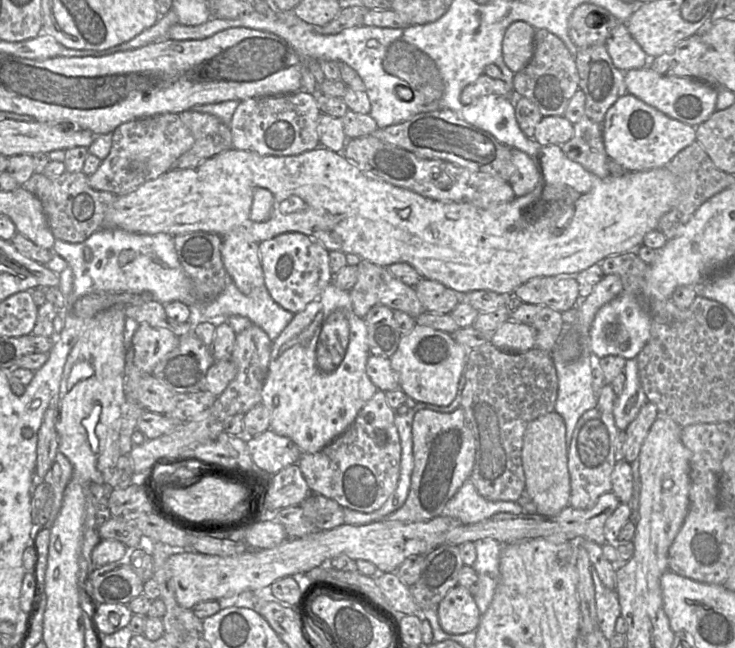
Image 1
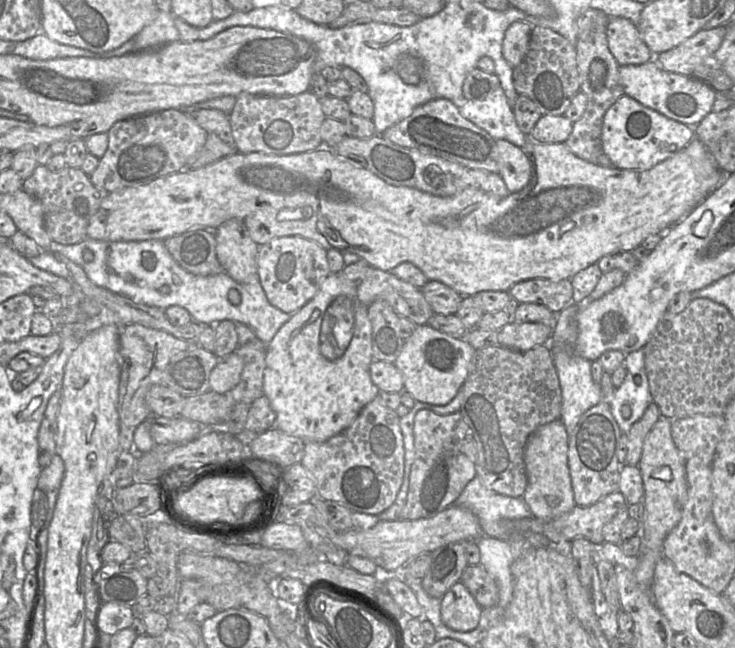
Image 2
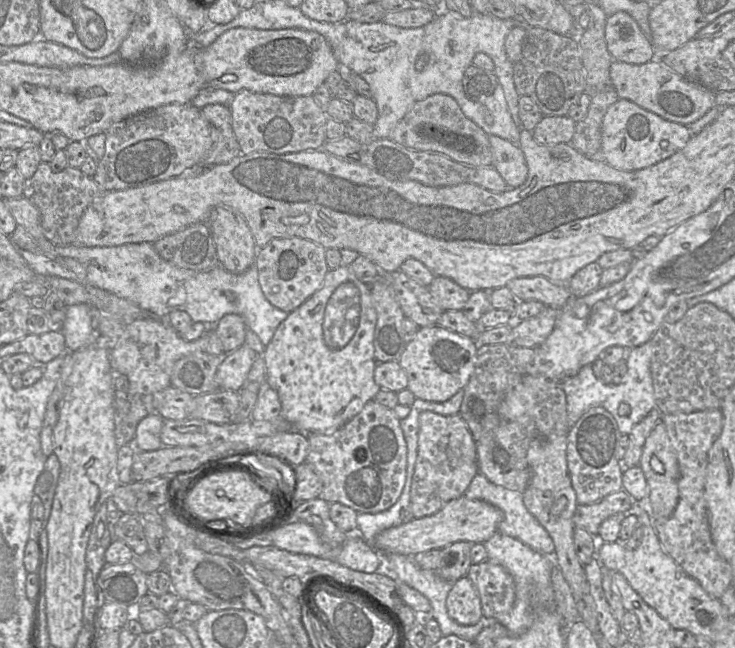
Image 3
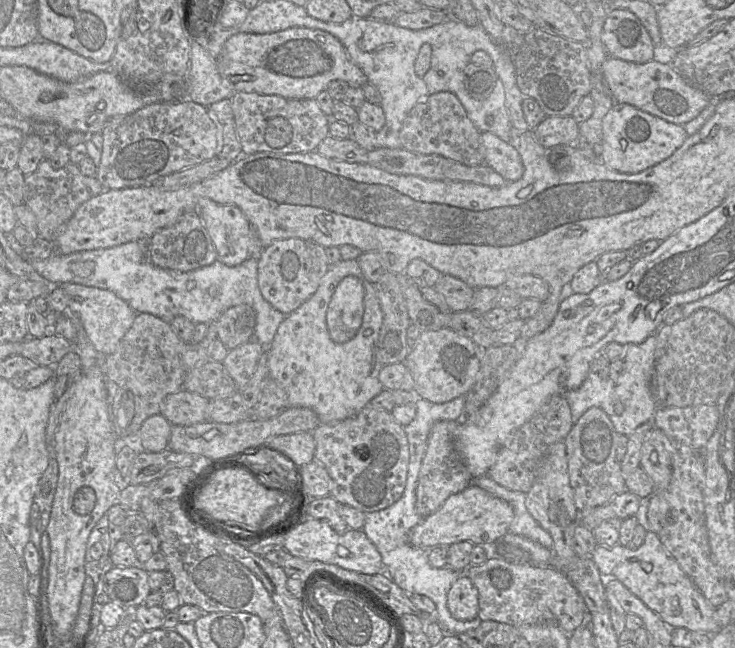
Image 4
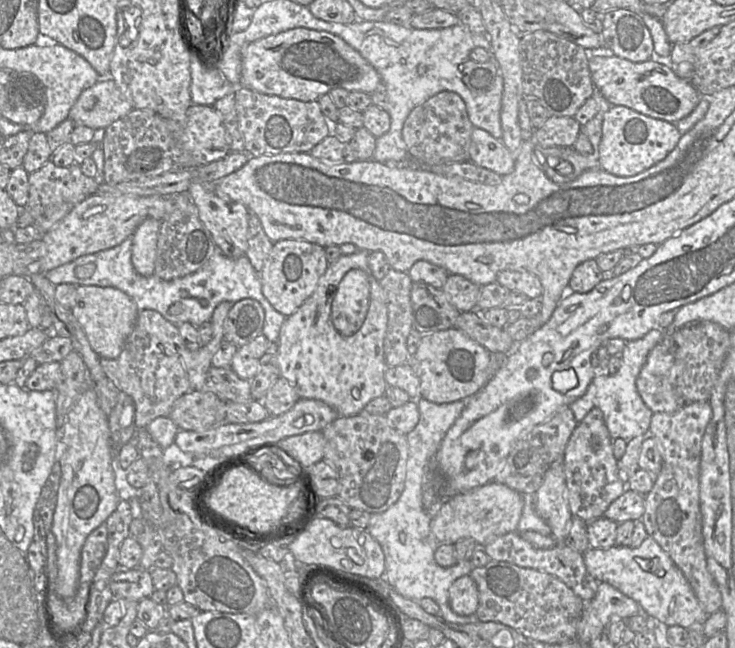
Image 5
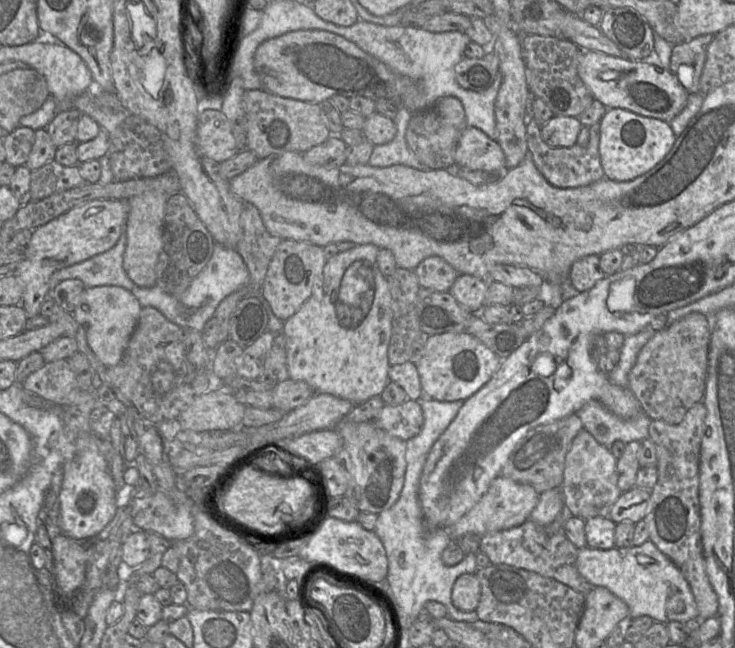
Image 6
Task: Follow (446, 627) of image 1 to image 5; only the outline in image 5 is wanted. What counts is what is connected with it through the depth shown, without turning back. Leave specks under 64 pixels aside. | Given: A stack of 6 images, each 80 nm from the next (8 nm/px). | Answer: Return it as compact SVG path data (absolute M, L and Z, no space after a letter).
M463 575L452 582L448 589L448 603L452 611L460 616L469 616L476 612L479 591L470 575Z

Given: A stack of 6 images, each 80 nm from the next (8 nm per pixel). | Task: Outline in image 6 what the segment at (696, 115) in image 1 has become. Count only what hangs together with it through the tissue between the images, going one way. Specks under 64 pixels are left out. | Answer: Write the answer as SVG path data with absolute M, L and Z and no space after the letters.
M583 51L578 74L591 91L594 99L606 108L626 109L636 114L670 122L686 106L689 93L678 77L670 70L664 70L644 61L614 57L602 52Z

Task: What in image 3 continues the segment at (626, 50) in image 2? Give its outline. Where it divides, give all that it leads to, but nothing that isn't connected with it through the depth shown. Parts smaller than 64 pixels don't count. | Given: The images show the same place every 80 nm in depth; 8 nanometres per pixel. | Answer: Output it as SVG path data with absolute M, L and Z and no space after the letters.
M620 11L607 17L605 40L607 49L615 61L640 65L651 61L655 54L652 41L643 34L637 22L627 12Z

